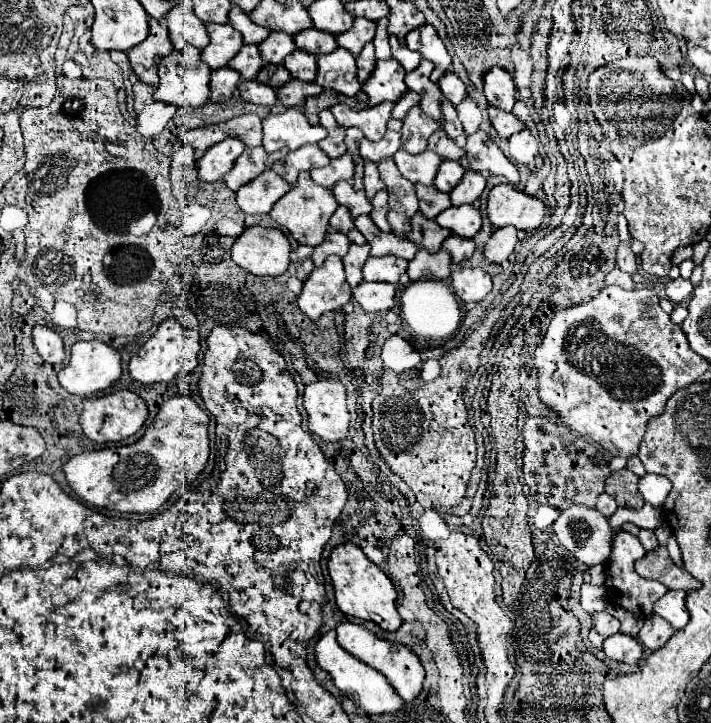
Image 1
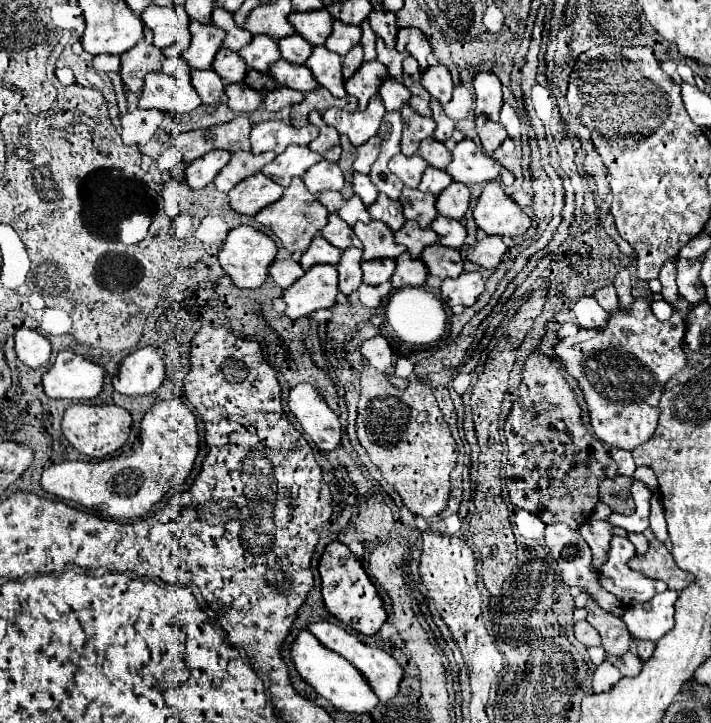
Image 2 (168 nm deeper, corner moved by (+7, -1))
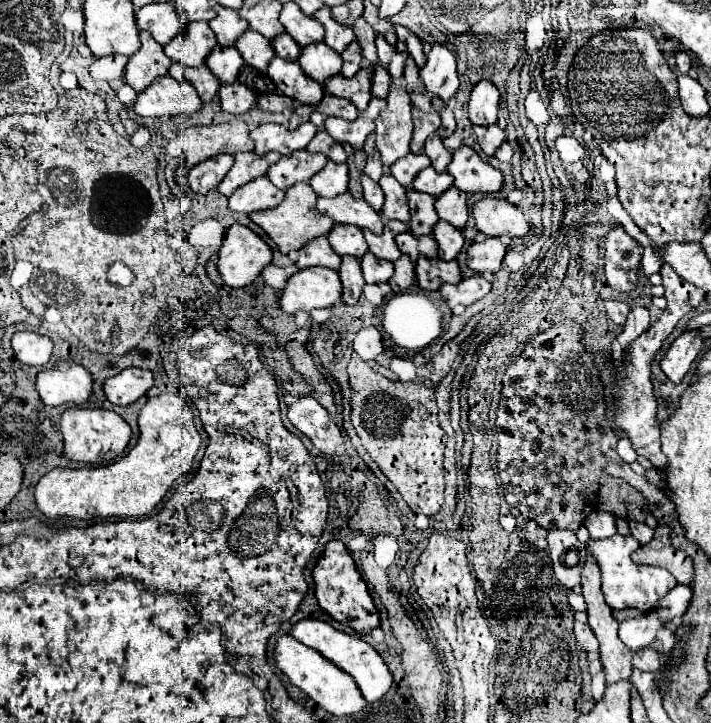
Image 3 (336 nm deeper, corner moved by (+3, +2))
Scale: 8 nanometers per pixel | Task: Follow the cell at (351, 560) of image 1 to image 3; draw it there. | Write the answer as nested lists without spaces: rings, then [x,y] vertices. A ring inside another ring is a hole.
[[[332,540],[326,544],[324,552],[320,554],[314,570],[314,596],[318,606],[330,614],[332,620],[350,626],[358,634],[370,634],[376,626],[380,626],[380,612],[376,610],[372,596],[366,588],[366,582],[356,570],[356,564],[348,552],[348,548],[340,540]]]

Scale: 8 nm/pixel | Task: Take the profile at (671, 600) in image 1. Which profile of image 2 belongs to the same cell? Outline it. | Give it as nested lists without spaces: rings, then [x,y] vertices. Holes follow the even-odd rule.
[[[664,591],[654,595],[648,603],[628,607],[622,619],[628,625],[632,637],[658,641],[668,631],[672,631],[676,599],[678,599],[676,591]]]

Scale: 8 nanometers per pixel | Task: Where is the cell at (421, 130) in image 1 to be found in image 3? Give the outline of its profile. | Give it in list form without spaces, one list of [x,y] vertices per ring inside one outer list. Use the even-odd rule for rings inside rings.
[[[412,108],[412,120],[414,120],[414,136],[412,136],[412,142],[410,142],[410,150],[414,154],[420,154],[422,152],[422,146],[424,146],[424,140],[438,130],[440,126],[440,116],[436,112],[420,112],[418,108]]]

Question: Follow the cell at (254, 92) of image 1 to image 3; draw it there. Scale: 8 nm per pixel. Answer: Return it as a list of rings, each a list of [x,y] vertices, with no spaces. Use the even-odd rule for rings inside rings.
[[[240,82],[222,84],[218,90],[220,106],[228,114],[242,114],[256,106],[256,92],[252,92],[248,86]]]

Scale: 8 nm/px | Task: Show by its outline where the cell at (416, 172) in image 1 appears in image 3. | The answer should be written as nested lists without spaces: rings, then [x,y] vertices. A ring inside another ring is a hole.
[[[410,152],[408,156],[396,160],[396,162],[390,166],[390,174],[392,174],[402,186],[410,188],[414,176],[416,176],[420,170],[424,170],[426,166],[430,166],[430,160],[428,160],[428,156],[426,156],[424,152],[422,152],[422,154],[412,154],[412,152]]]

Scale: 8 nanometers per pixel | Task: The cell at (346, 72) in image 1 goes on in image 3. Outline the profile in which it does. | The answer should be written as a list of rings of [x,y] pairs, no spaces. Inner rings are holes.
[[[324,42],[308,44],[302,48],[298,56],[298,64],[306,76],[316,80],[318,84],[324,84],[328,78],[340,72],[342,60],[340,54],[328,48]]]

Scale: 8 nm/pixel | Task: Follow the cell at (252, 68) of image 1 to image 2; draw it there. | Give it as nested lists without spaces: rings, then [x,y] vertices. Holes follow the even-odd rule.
[[[222,47],[216,53],[216,59],[212,63],[212,69],[226,83],[242,83],[246,79],[246,73],[248,73],[248,67],[246,67],[244,59],[238,53],[234,53],[232,49],[228,49],[228,47]]]

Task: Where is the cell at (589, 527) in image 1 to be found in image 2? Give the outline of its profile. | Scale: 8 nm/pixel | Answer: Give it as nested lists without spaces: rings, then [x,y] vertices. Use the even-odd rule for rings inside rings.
[[[566,523],[548,525],[548,527],[544,529],[544,541],[546,541],[546,547],[548,547],[550,551],[552,551],[552,549],[564,549],[564,553],[562,553],[562,557],[560,557],[560,571],[562,571],[562,577],[564,577],[564,581],[566,581],[568,585],[576,585],[576,587],[580,587],[582,591],[588,591],[590,597],[592,597],[602,609],[606,609],[606,611],[610,611],[610,613],[614,613],[614,615],[624,615],[624,607],[620,605],[620,601],[618,601],[612,593],[608,593],[608,591],[604,591],[604,589],[600,587],[598,577],[596,577],[596,573],[594,573],[592,567],[590,567],[592,551],[590,551],[588,543],[584,541],[584,537],[580,535],[578,529],[572,529],[572,527],[568,527]]]

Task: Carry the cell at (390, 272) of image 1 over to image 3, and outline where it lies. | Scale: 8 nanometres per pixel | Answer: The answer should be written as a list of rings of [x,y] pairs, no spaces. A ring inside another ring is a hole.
[[[366,252],[360,260],[362,264],[362,276],[366,284],[378,284],[378,282],[388,282],[394,274],[394,266],[388,260],[380,260],[372,256],[372,252]]]

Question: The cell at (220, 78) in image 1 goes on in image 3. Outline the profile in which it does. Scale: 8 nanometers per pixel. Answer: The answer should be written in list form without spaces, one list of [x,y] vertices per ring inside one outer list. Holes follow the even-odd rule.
[[[184,66],[182,72],[184,72],[186,82],[190,82],[196,88],[202,102],[210,102],[216,98],[218,88],[220,88],[220,80],[210,72],[208,66],[198,66],[198,68]]]

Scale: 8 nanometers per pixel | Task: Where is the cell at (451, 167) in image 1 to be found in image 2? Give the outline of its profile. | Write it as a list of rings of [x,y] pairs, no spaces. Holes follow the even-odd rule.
[[[428,167],[428,169],[424,171],[424,175],[422,175],[422,183],[418,185],[418,189],[424,191],[424,193],[440,195],[450,183],[452,183],[452,177],[450,177],[444,169]]]

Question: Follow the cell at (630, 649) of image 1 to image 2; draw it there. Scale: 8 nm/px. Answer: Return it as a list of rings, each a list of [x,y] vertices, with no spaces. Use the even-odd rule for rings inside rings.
[[[626,651],[620,659],[614,659],[614,665],[620,669],[620,673],[622,673],[624,677],[634,677],[634,675],[640,673],[640,669],[642,669],[642,661],[640,661],[638,655],[632,653],[632,651]]]

